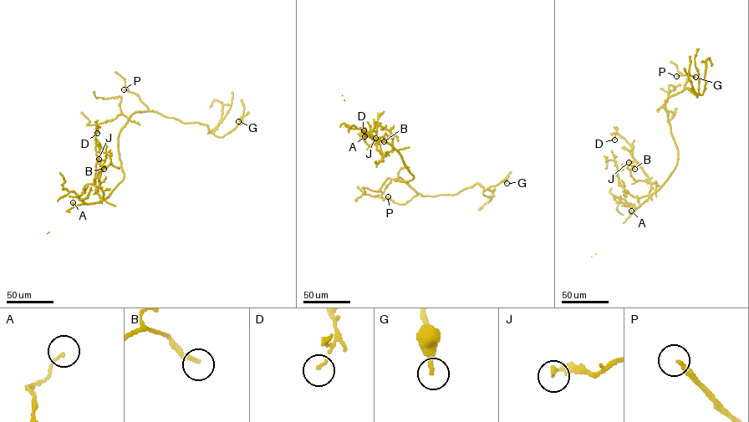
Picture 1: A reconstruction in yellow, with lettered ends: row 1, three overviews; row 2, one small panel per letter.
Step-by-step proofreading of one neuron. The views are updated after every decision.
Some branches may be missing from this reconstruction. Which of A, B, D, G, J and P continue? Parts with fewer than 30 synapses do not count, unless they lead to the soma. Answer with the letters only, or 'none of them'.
P

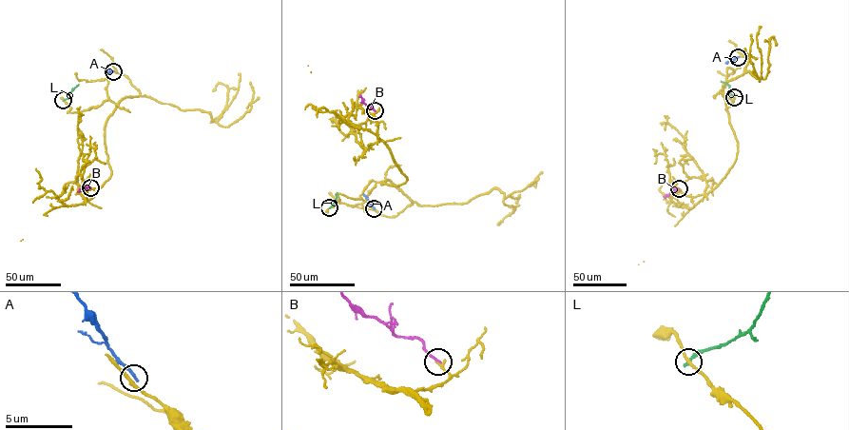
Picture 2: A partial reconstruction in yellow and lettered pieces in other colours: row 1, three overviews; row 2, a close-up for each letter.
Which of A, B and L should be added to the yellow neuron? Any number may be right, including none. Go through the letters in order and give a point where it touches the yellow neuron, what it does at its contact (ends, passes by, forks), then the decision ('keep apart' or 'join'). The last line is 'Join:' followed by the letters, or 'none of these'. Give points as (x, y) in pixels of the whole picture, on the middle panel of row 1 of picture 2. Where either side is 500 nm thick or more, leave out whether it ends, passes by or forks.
A: contact (374, 208); it ends; keep apart
B: contact (375, 110); it ends; keep apart
L: contact (329, 207); it ends; keep apart
Join: none of these

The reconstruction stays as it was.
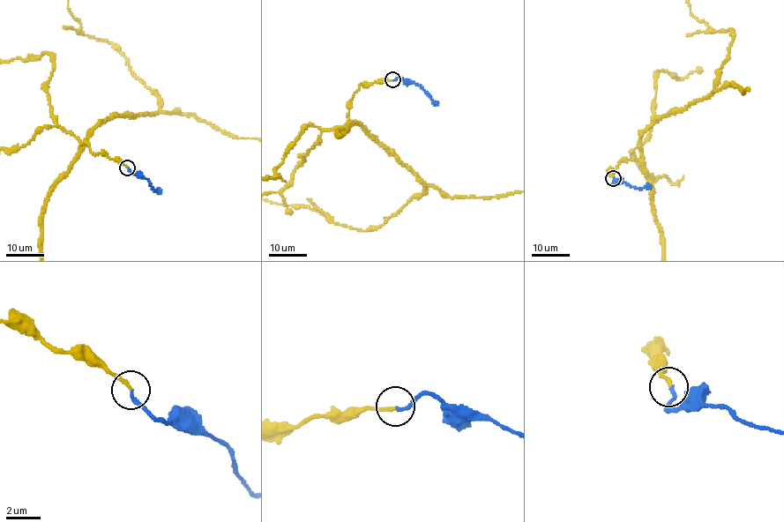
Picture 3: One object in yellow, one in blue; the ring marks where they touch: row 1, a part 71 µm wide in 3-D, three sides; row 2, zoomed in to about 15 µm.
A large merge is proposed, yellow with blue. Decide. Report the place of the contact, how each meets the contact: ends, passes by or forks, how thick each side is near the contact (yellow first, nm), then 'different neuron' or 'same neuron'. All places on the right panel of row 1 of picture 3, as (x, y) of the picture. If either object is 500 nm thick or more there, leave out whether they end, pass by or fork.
place (613, 178); yellow ends; blue ends; calibres 200 and 180 nm; same neuron

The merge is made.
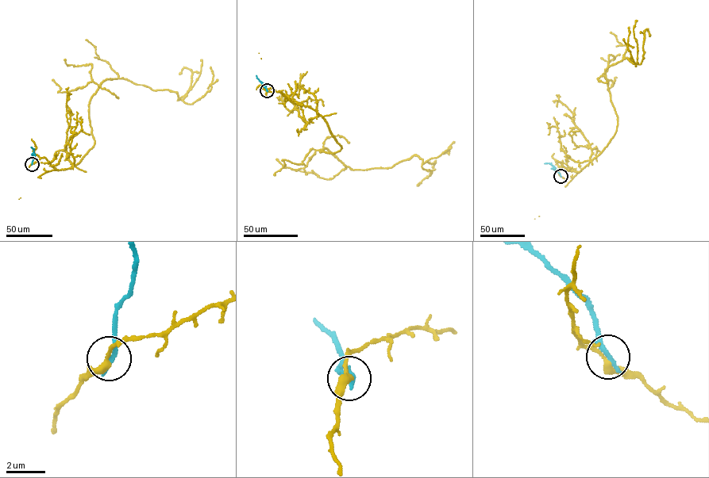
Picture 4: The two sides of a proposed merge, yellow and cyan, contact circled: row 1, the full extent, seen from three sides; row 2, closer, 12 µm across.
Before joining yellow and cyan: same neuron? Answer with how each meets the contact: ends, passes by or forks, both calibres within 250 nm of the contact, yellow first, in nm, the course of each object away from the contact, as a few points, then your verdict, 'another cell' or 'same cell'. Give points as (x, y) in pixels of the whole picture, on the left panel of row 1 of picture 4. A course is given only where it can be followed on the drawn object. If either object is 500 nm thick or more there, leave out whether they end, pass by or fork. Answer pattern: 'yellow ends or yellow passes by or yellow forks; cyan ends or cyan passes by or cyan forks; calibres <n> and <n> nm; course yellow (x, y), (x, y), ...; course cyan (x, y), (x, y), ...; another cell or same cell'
yellow passes by; cyan ends; calibres 280 and 280 nm; course yellow (32, 163), (81, 160), (105, 80), (191, 104), (211, 89), (210, 66); course cyan (32, 163), (34, 151), (31, 147); another cell

